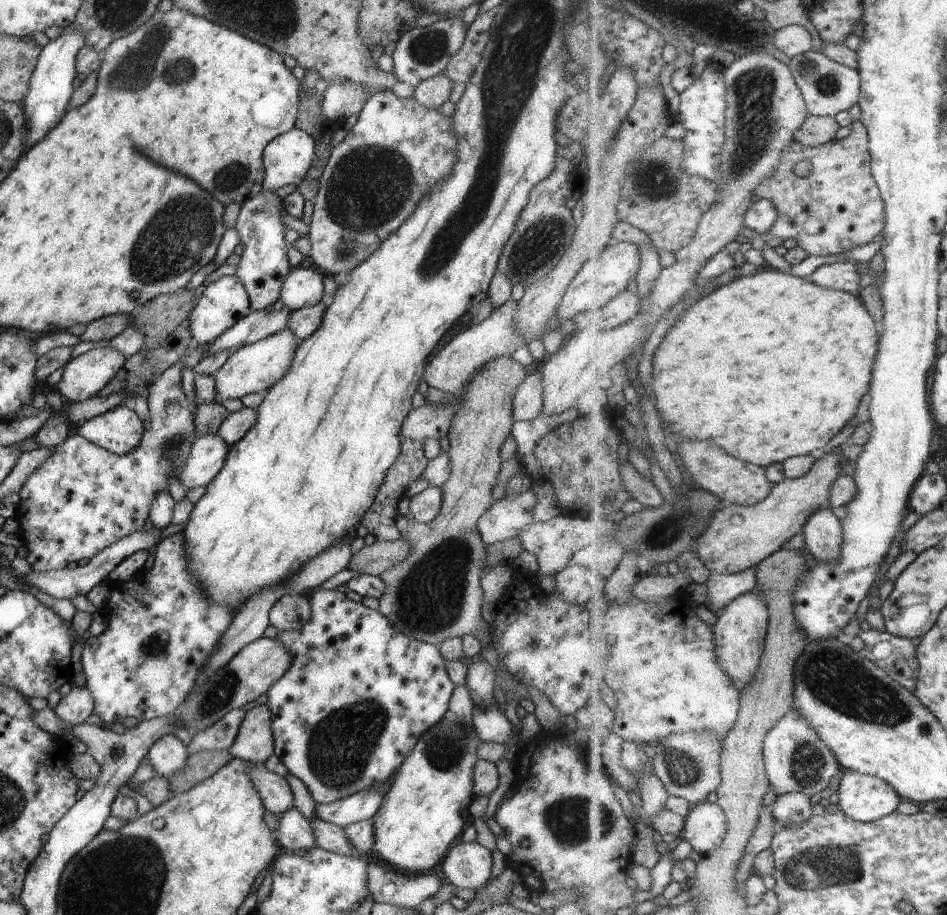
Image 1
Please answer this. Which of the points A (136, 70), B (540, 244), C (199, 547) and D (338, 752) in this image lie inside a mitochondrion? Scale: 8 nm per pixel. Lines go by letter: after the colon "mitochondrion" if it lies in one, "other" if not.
A: mitochondrion
B: mitochondrion
C: other
D: mitochondrion

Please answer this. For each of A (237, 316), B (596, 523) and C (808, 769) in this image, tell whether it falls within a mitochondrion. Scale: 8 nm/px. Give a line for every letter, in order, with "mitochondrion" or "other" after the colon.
A: other
B: other
C: mitochondrion

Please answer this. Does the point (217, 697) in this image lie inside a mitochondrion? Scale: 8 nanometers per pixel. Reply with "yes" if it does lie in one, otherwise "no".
yes

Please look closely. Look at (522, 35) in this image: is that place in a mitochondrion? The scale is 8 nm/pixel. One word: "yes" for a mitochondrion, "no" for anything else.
yes

